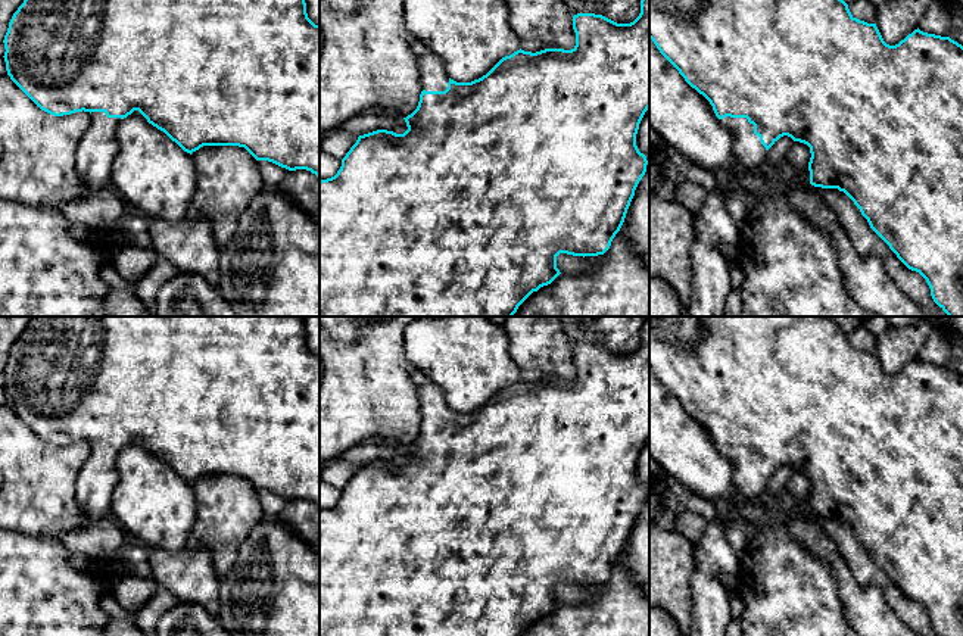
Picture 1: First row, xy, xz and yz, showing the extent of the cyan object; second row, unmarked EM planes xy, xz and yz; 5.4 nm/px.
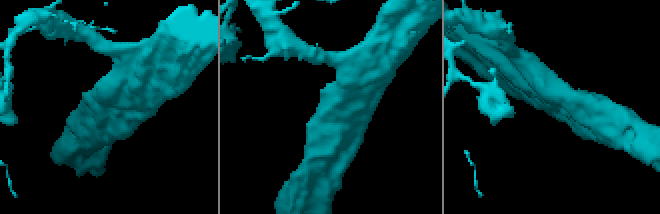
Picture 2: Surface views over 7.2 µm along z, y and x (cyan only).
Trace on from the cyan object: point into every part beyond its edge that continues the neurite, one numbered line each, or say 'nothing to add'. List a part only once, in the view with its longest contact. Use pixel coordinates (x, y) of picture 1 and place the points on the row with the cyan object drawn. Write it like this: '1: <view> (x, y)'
1: yz (713, 224)

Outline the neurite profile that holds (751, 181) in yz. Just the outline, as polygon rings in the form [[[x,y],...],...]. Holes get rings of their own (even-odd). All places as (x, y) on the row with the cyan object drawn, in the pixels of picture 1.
[[[739,168],[733,180],[735,187],[742,188],[749,200],[767,197],[776,188],[758,172],[758,168]]]

